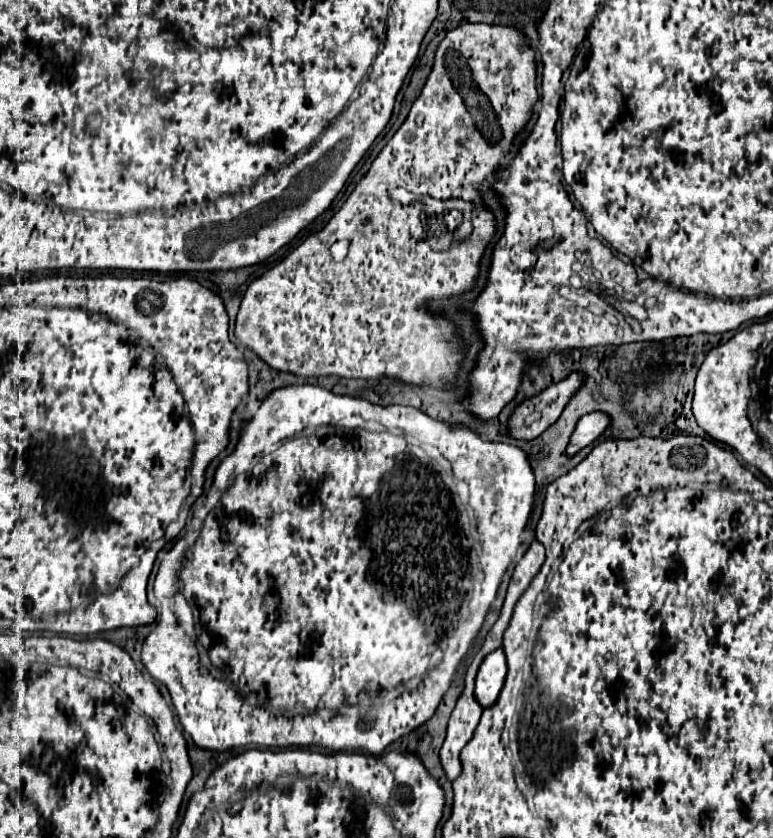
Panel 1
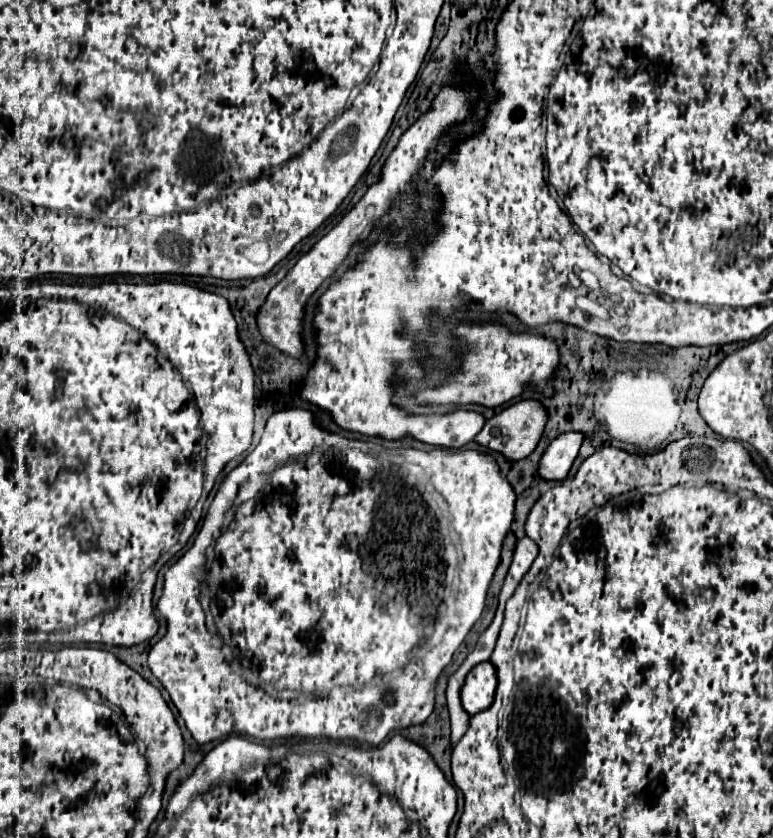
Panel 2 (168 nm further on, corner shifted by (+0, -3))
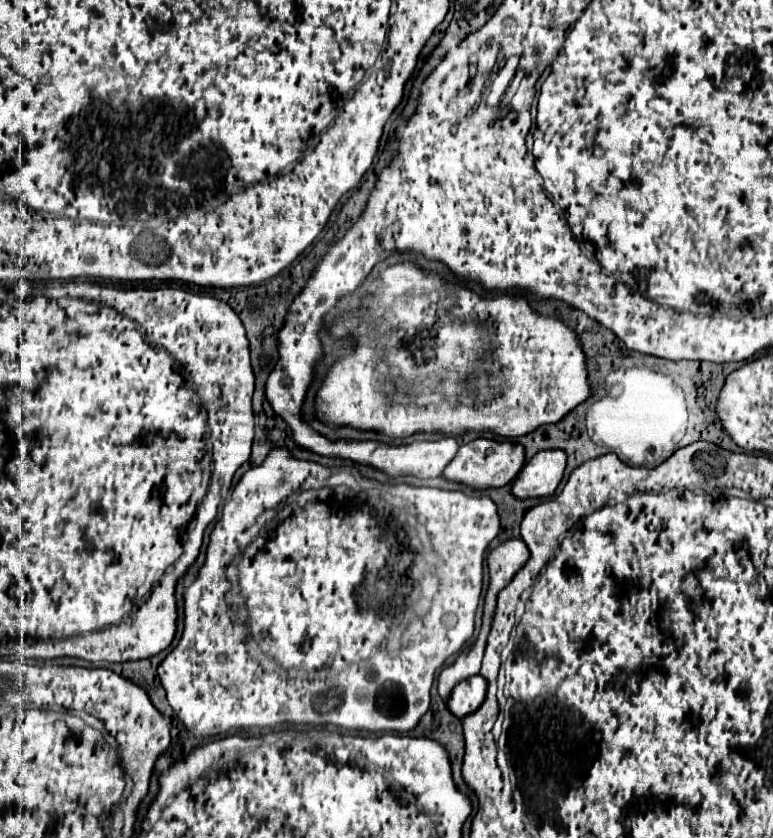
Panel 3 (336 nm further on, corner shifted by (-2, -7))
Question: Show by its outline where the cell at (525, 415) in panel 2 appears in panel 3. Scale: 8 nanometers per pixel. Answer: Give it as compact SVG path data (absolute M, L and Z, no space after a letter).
M477 438L469 444L463 444L457 452L457 456L453 458L453 462L449 462L449 466L443 470L443 476L455 482L465 482L473 488L491 488L491 486L505 486L509 484L519 470L525 464L525 448L523 444L515 444L515 442L497 442L491 438Z

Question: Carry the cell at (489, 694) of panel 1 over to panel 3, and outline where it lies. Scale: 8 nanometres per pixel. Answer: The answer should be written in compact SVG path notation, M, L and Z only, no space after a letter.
M471 676L463 682L459 682L453 692L451 692L451 700L449 700L449 710L457 716L457 718L465 718L471 712L475 712L475 708L479 708L479 704L485 700L487 696L487 680L483 680L483 676Z

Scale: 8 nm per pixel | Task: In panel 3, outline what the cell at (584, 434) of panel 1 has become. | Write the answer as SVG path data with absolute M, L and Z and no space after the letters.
M541 450L537 452L519 472L513 482L513 494L517 498L537 498L551 496L567 466L565 450Z

